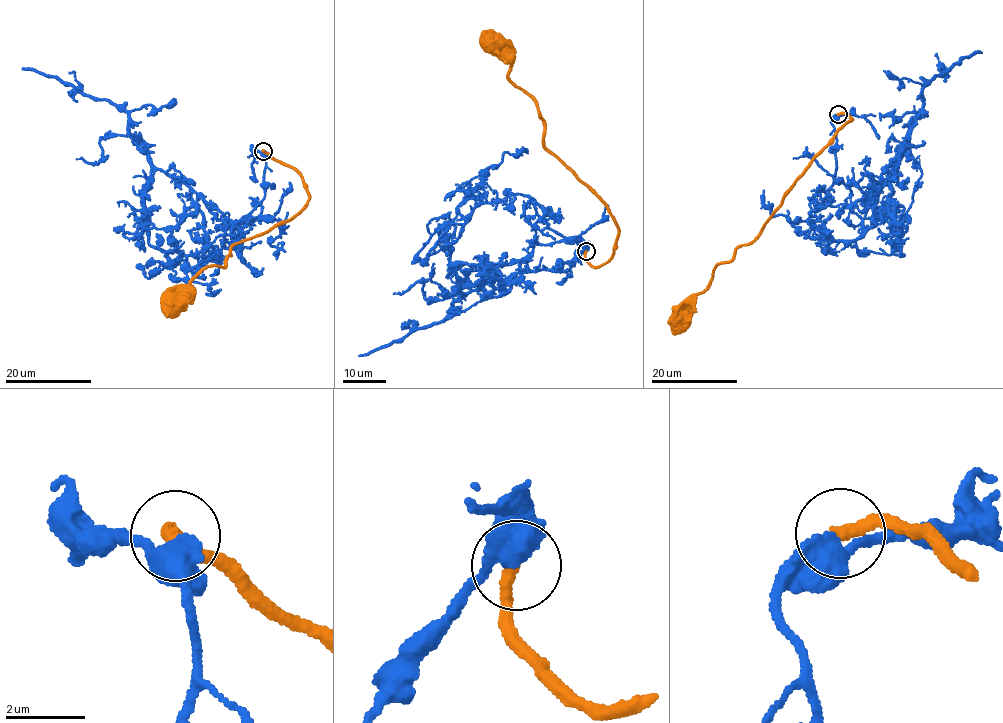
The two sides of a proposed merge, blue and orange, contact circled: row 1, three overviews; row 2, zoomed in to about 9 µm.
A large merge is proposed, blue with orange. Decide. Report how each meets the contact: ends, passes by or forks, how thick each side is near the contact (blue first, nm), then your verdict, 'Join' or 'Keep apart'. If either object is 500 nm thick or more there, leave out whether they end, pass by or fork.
At the ring blue passes by. At the ring orange ends. Thickness 480 nm (blue) against 340 nm. Keep apart

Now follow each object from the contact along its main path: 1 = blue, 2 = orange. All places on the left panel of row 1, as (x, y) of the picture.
1: (263, 151), (265, 198), (229, 234), (172, 261), (149, 243), (144, 193), (156, 170), (240, 237), (290, 191)
2: (263, 151), (297, 172), (309, 198), (307, 204), (268, 231), (231, 247), (226, 265), (211, 265), (169, 300)

